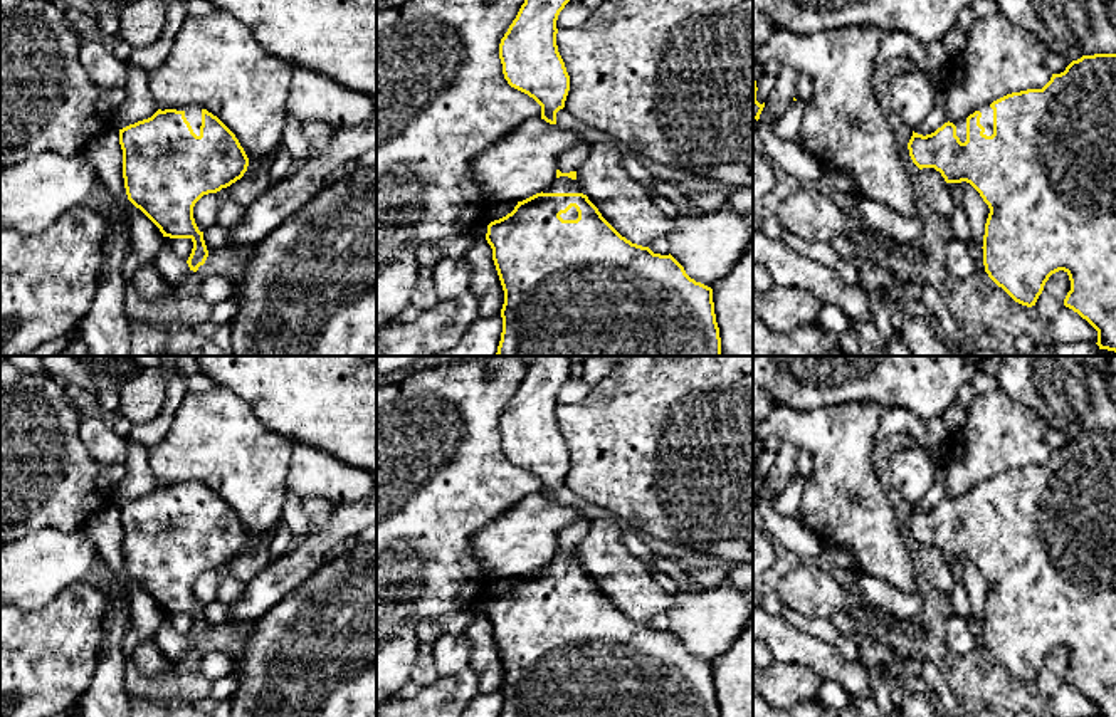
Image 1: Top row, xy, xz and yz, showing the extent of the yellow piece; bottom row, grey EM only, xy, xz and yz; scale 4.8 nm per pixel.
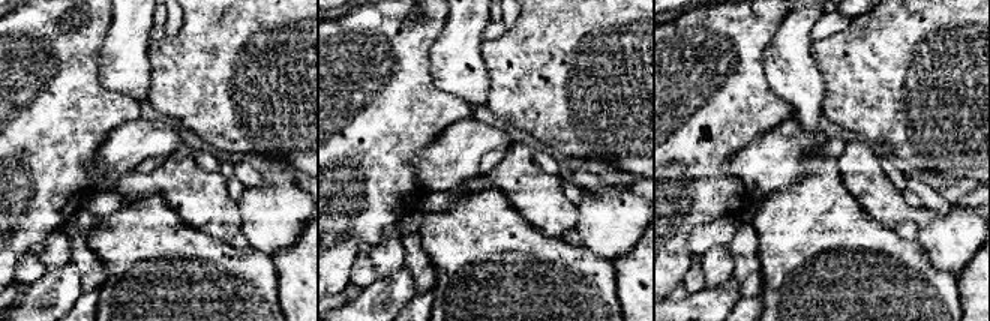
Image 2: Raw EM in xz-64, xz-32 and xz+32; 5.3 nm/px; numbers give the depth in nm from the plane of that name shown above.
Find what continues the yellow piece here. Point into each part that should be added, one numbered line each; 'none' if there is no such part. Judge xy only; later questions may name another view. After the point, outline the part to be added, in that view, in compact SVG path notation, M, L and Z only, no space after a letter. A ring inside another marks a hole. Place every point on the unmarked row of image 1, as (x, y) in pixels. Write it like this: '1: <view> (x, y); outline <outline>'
1: xy (192, 487); outline M188 480L188 482L183 482L183 484L176 484L176 487L183 487L183 489L185 489L185 494L187 494L187 497L190 499L193 509L195 509L197 512L200 512L202 484L197 482L197 480Z

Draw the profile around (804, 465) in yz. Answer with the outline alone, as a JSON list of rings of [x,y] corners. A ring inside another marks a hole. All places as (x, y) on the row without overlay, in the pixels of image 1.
[[[800,448],[797,453],[795,475],[802,479],[808,479],[812,475],[813,462],[810,452]]]

